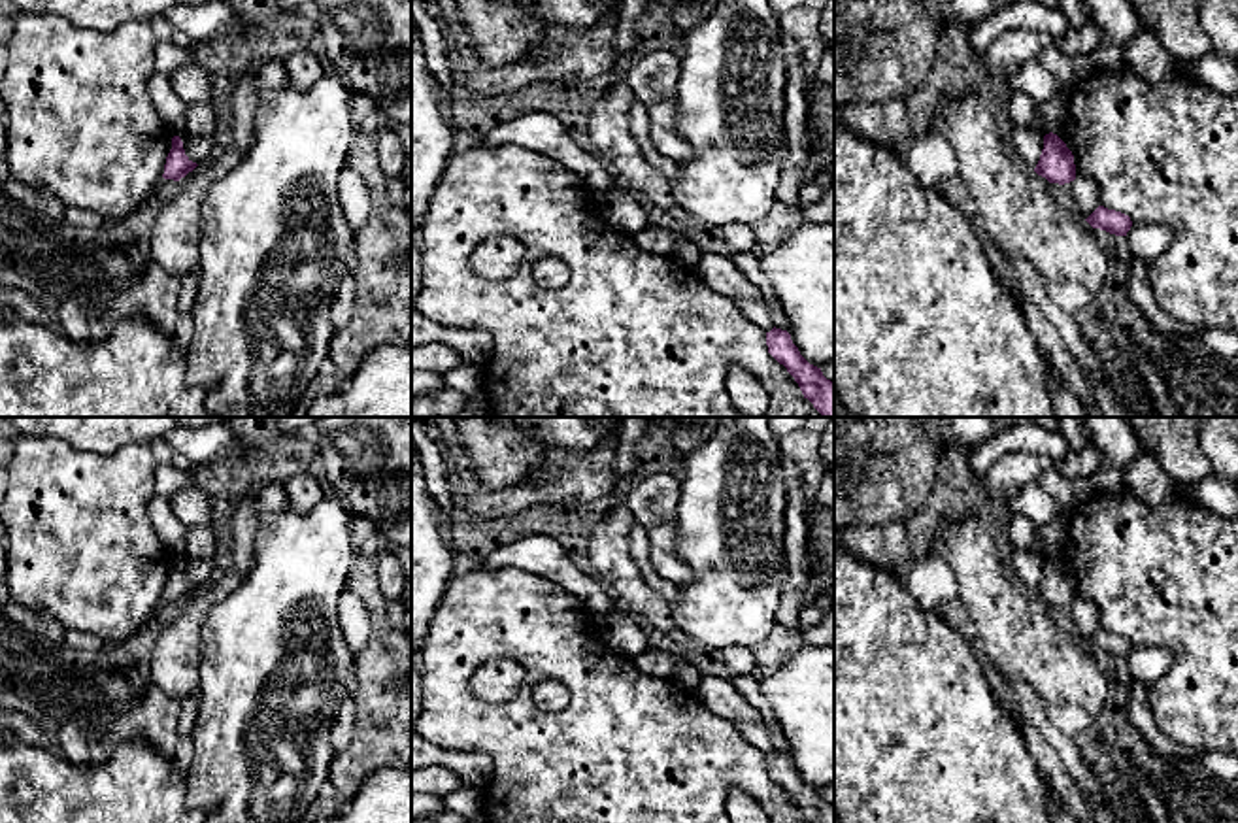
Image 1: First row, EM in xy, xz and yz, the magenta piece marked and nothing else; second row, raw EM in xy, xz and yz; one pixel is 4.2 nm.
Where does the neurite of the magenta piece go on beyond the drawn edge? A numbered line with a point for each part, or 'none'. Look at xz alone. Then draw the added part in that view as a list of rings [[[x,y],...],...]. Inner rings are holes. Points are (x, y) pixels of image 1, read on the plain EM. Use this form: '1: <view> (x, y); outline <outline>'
none

